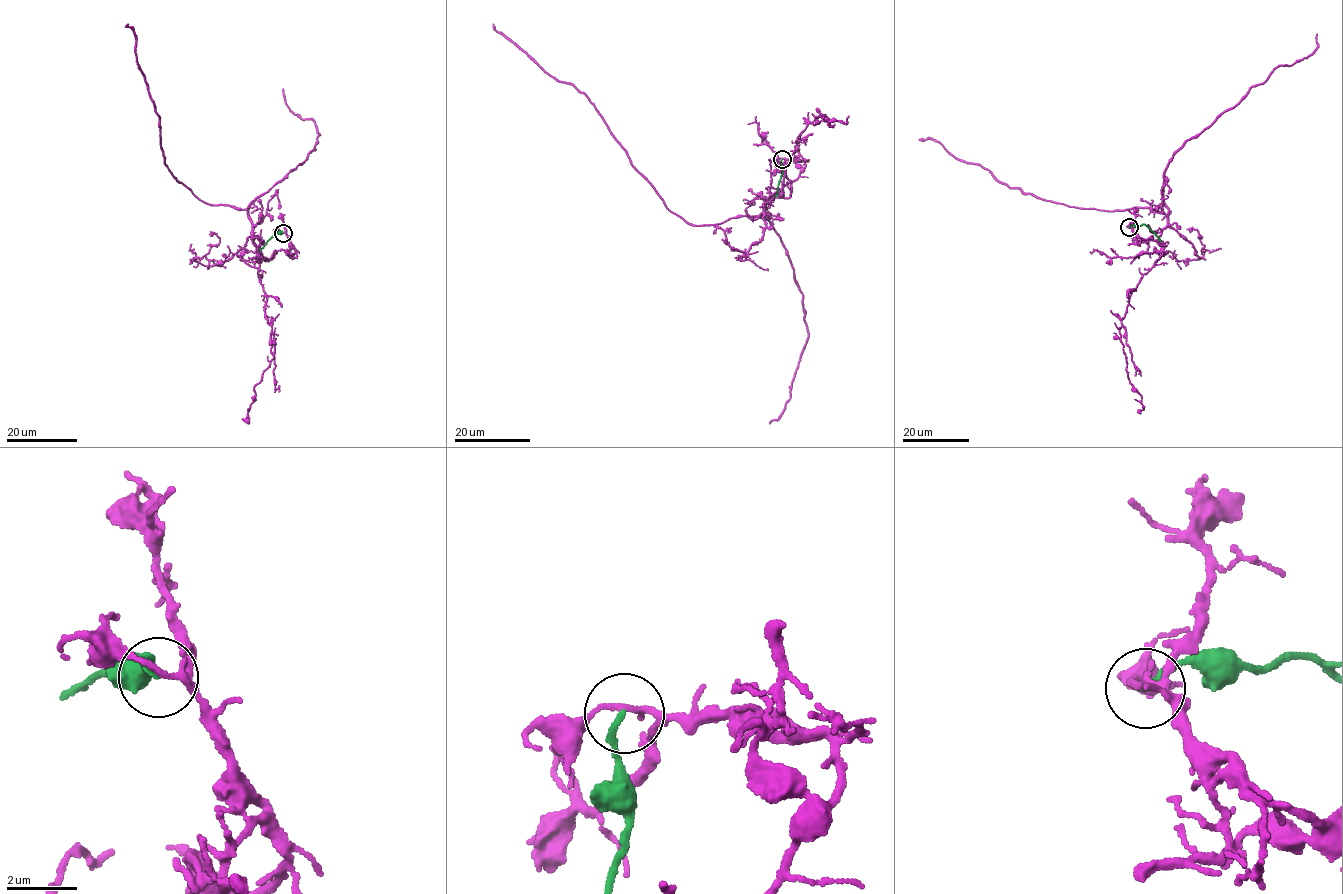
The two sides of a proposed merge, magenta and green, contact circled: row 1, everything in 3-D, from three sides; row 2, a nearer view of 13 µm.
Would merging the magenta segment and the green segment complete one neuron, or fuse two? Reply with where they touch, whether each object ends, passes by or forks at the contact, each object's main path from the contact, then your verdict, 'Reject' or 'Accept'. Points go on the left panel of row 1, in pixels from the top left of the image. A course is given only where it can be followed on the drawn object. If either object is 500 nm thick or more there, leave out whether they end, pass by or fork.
Place: (283, 233). At the ring magenta passes by. At the ring green ends. Course of magenta: (283, 233), (295, 253), (262, 258), (246, 210), (205, 203), (173, 176), (127, 24). Course of green: (282, 233), (276, 233), (259, 250). Reject

